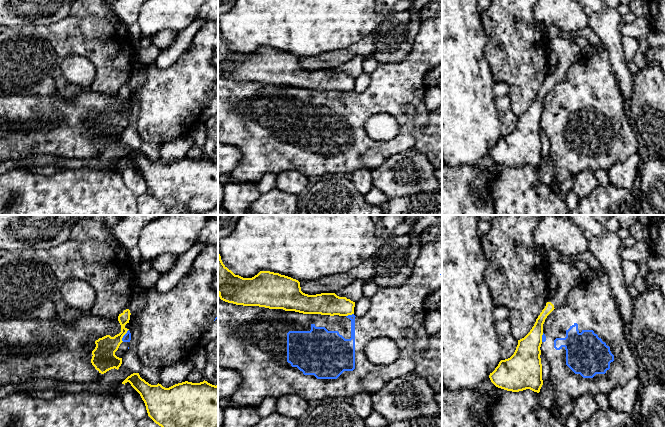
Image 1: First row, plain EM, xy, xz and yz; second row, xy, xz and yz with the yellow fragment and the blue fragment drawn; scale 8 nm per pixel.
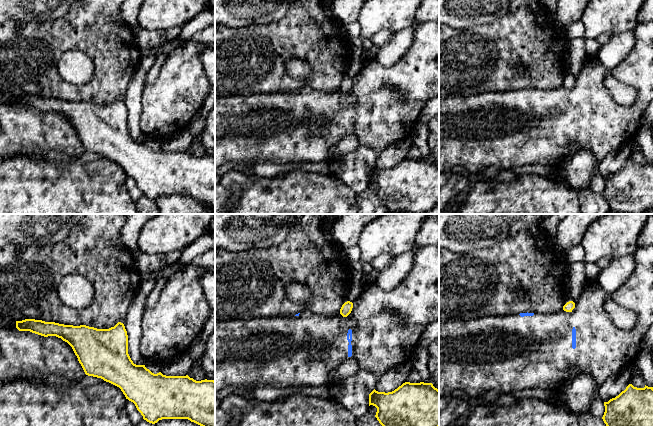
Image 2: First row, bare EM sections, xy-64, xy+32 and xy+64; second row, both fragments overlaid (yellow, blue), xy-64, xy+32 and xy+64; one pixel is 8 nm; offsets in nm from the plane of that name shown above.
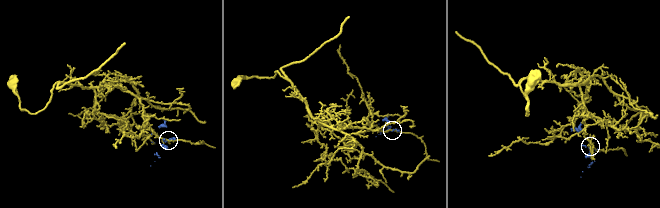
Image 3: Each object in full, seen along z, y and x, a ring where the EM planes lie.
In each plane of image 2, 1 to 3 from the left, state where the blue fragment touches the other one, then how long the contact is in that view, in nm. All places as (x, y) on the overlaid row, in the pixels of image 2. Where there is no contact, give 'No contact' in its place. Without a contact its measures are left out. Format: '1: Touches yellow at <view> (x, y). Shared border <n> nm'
1: No contact
2: No contact
3: No contact

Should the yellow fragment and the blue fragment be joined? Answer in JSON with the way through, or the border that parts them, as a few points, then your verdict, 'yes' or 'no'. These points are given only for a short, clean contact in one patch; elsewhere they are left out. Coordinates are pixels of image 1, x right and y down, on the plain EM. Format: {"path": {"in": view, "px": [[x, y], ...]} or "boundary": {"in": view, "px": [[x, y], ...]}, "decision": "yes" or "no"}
{"decision": "no"}

